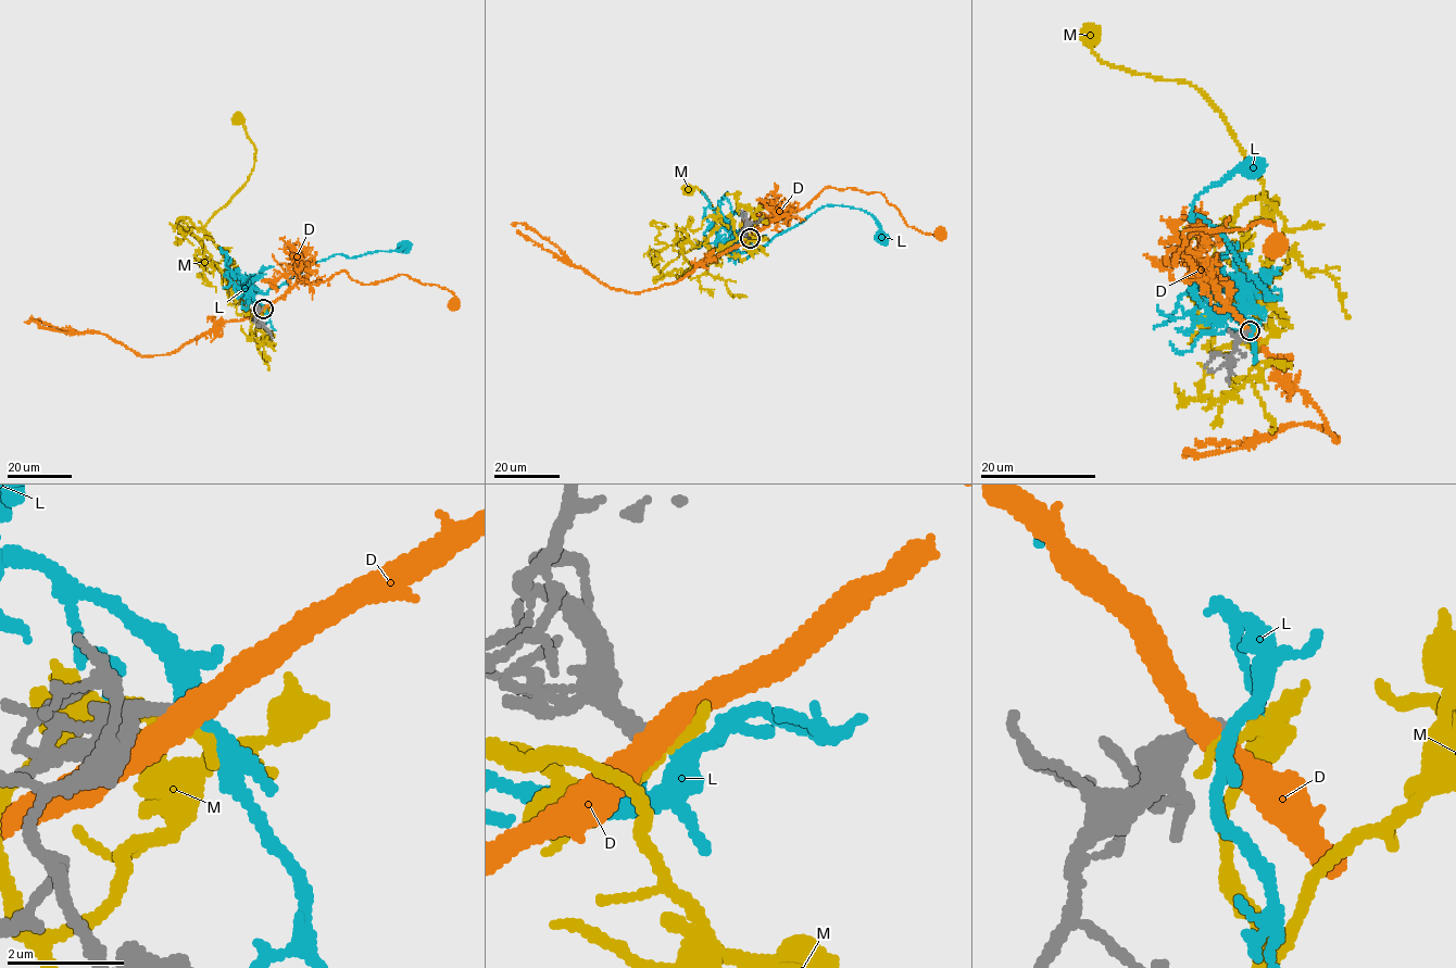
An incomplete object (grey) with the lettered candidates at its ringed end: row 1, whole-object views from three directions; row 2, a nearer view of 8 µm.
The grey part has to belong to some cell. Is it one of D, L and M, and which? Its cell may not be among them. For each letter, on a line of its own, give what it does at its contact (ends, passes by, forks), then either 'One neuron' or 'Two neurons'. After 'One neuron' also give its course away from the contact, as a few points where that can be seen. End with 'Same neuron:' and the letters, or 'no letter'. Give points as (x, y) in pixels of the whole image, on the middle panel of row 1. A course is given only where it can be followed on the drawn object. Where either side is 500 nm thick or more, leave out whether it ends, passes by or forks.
D: It passes by. Two neurons
L: It passes by. One neuron. Its course: (750, 239), (737, 238), (729, 246), (739, 260), (825, 205), (846, 205), (866, 211), (873, 216), (880, 236)
M: It ends there. Two neurons
Same neuron: L

